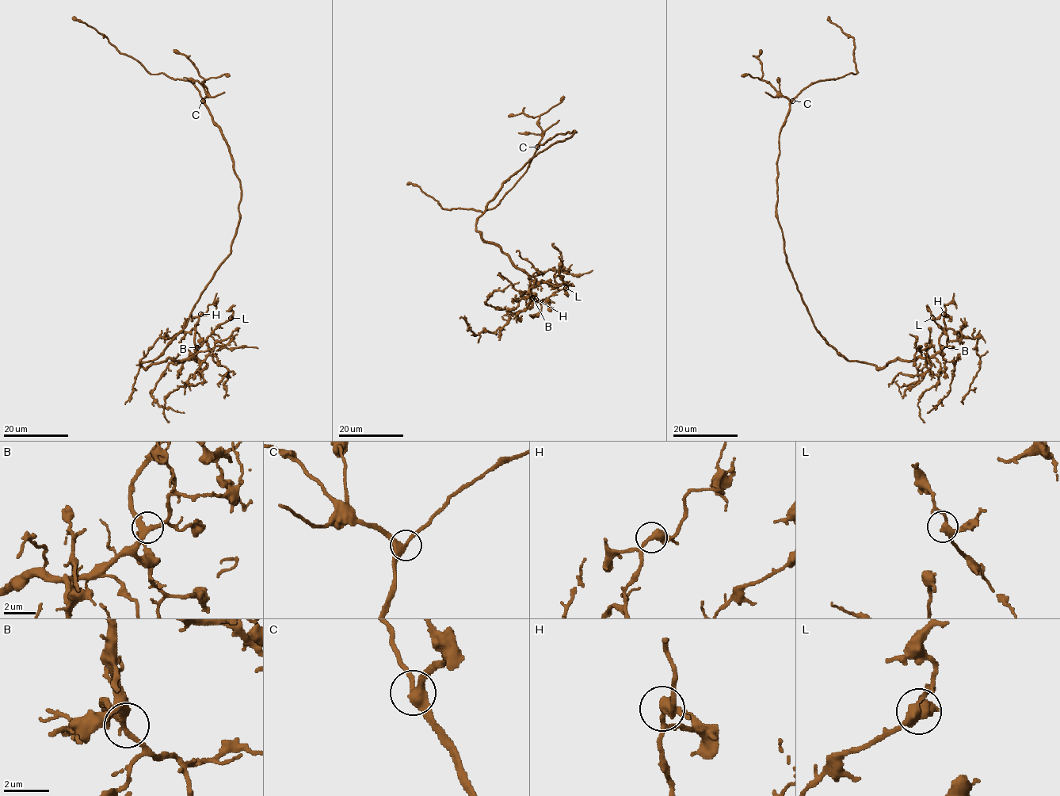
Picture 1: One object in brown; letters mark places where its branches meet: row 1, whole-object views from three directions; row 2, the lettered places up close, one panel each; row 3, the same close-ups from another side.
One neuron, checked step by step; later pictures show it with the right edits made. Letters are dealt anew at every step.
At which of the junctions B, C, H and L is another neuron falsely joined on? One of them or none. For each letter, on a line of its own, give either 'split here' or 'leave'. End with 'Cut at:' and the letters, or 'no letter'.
B: leave
C: leave
H: leave
L: leave
Cut at: no letter

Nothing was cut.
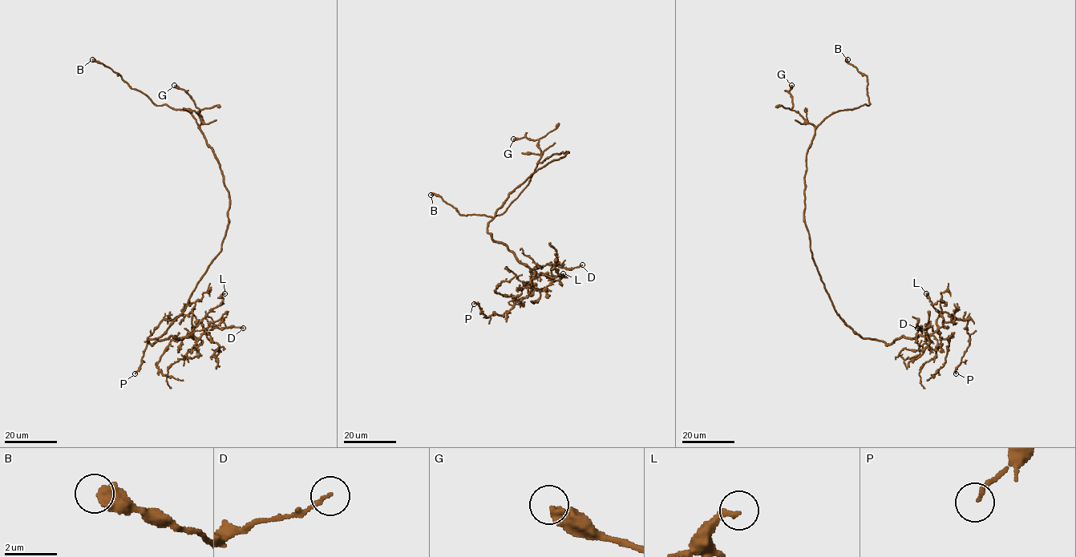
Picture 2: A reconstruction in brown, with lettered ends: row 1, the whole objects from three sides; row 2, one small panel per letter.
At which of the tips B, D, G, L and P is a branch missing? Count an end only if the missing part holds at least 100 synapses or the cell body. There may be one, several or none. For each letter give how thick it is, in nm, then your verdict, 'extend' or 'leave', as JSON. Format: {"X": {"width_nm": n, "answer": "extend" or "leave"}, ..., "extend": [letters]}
{"B": {"width_nm": 500, "answer": "leave"}, "D": {"width_nm": 150, "answer": "leave"}, "G": {"width_nm": 400, "answer": "leave"}, "L": {"width_nm": 170, "answer": "leave"}, "P": {"width_nm": 140, "answer": "leave"}, "extend": []}

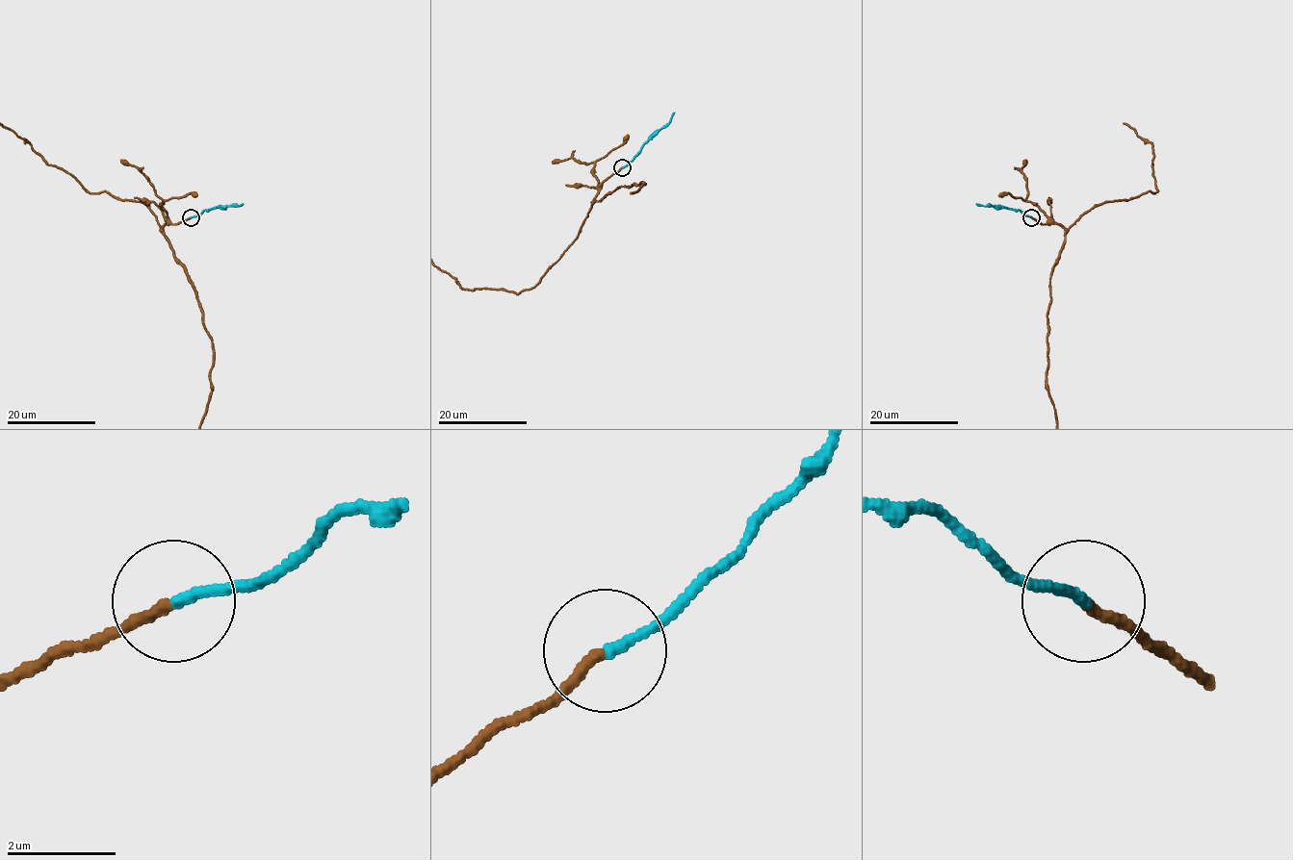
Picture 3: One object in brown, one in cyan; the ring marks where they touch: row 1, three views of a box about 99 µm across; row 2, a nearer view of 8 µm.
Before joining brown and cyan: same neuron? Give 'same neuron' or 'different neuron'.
same neuron

